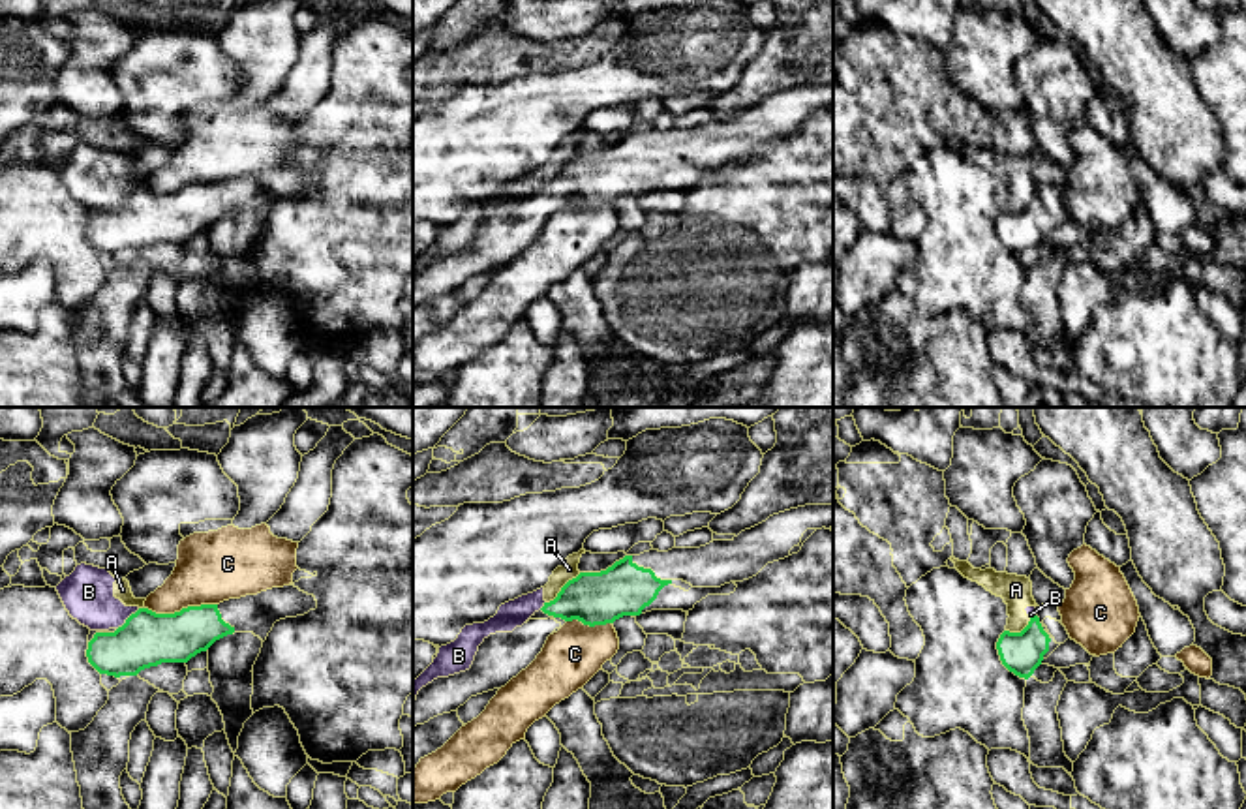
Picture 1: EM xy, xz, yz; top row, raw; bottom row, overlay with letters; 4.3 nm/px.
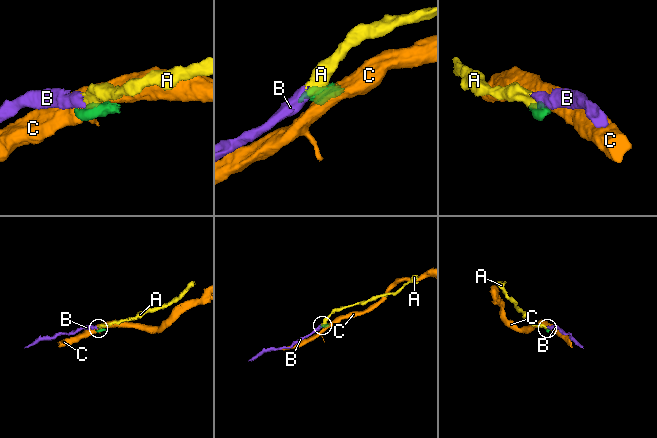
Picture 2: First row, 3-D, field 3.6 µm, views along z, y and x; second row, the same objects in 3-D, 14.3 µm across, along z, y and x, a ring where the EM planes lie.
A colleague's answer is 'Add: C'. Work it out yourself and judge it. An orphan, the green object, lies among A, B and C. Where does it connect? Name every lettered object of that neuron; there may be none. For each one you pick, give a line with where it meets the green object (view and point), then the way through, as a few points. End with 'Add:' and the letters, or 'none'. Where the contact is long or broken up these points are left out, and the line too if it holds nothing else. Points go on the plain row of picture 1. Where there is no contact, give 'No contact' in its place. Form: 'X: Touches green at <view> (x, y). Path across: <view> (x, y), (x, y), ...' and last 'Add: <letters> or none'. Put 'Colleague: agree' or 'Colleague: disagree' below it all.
Add: none
Colleague: disagree

